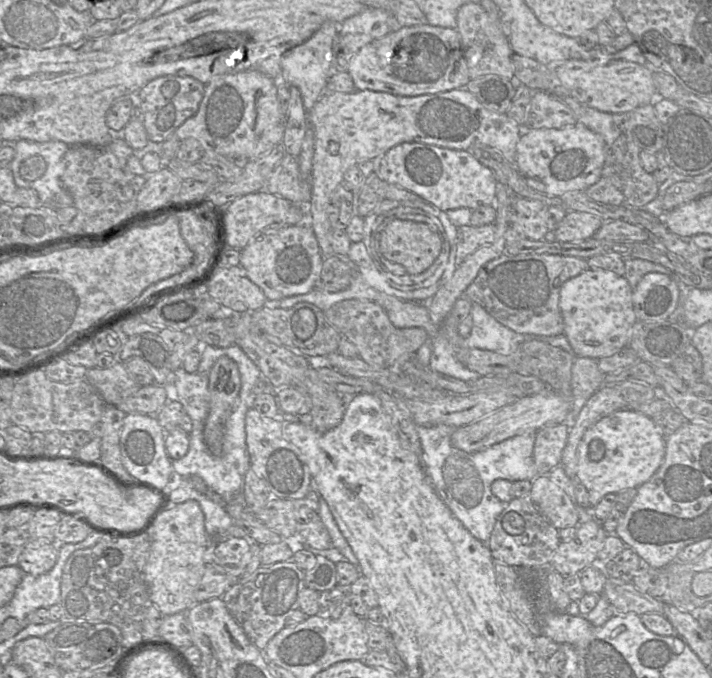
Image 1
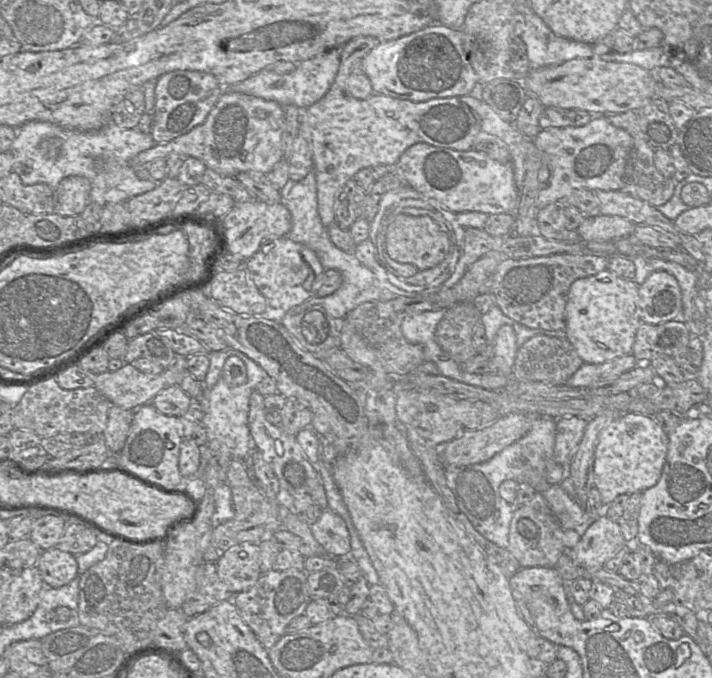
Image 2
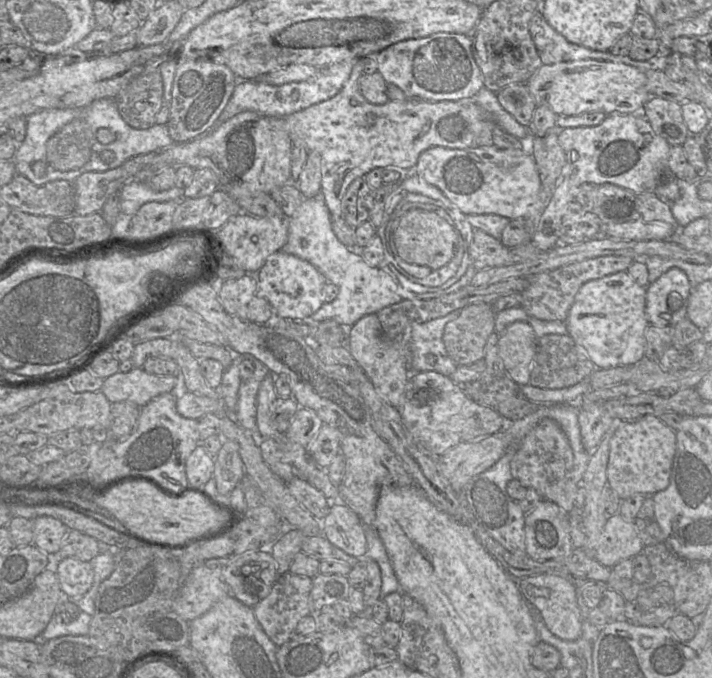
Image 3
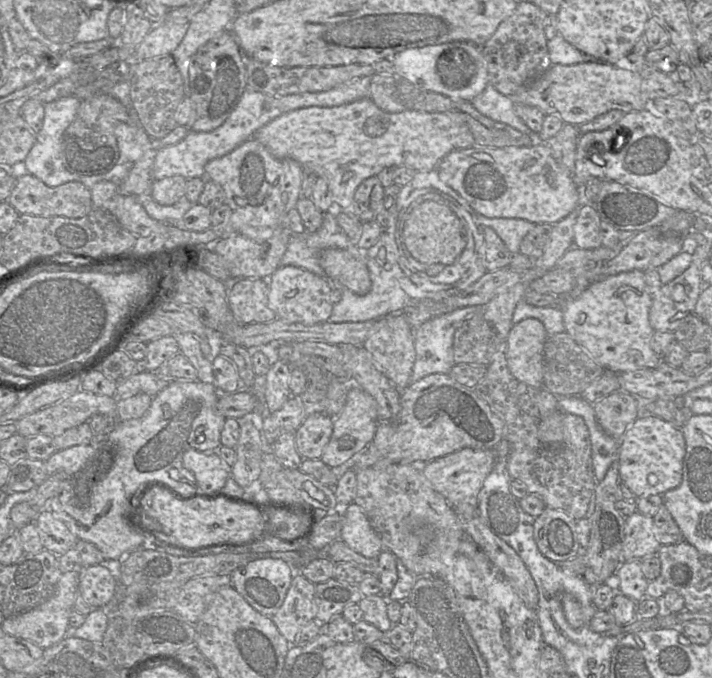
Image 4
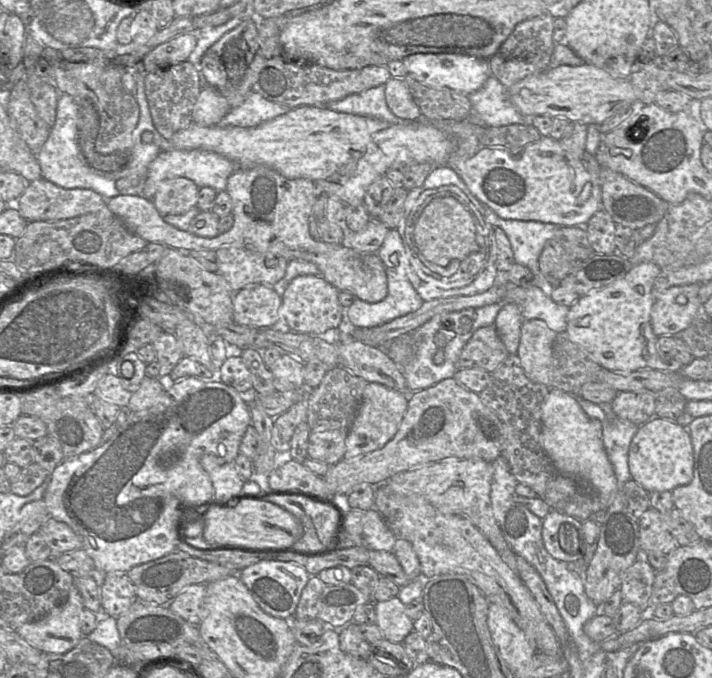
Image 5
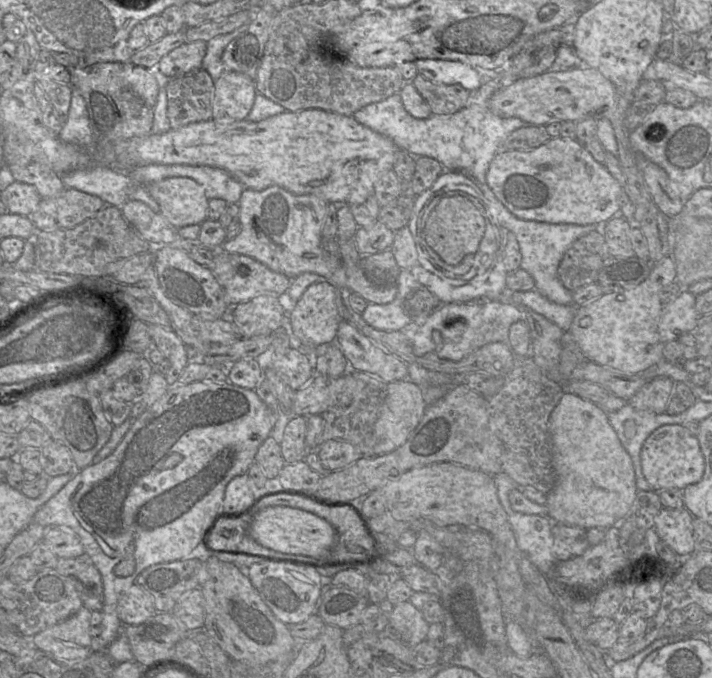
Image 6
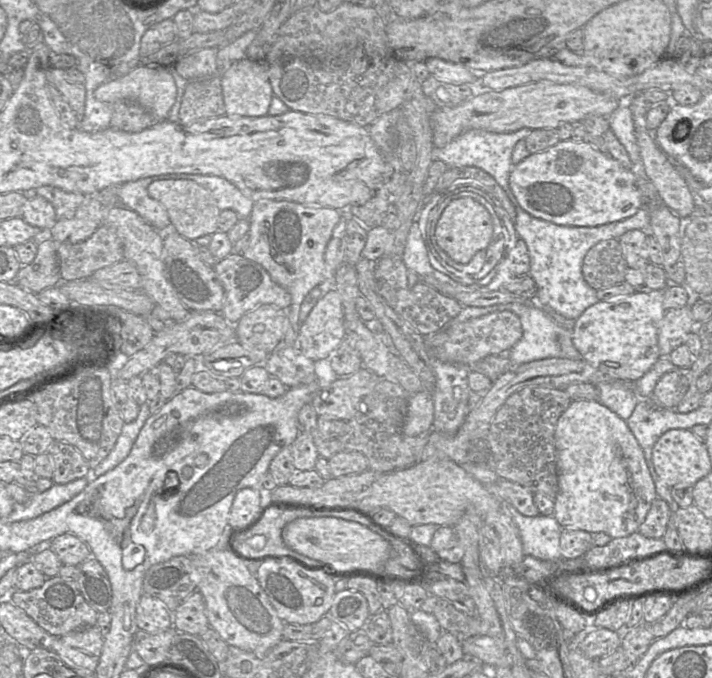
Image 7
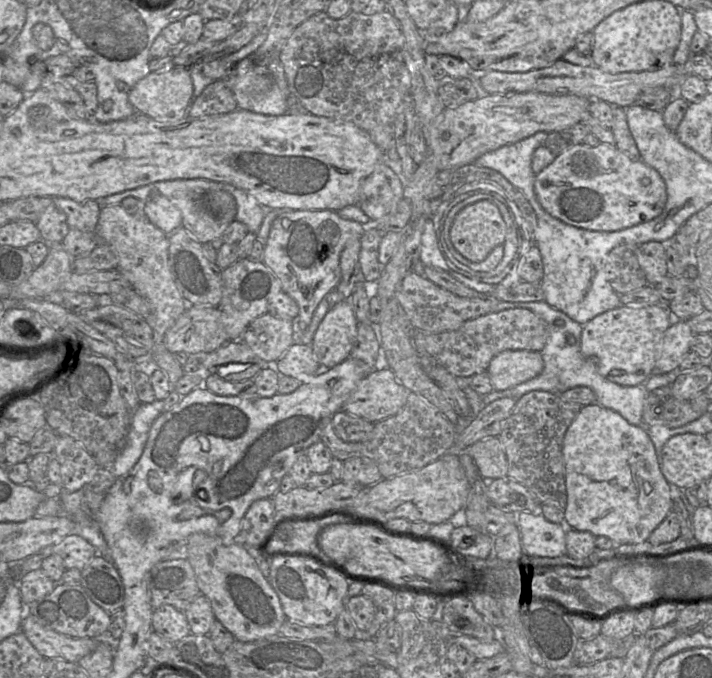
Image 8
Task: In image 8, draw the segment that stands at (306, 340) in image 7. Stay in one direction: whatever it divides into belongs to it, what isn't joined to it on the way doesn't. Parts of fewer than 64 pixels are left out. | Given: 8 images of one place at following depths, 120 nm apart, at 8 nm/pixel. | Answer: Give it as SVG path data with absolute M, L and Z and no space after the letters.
M341 301L319 324L311 347L320 366L332 368L348 358L357 339L359 322L352 305Z

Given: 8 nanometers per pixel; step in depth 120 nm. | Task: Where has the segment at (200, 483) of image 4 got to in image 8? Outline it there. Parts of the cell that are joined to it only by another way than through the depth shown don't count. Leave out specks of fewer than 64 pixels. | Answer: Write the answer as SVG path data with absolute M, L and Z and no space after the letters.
M271 499L256 500L247 510L241 523L240 535L247 545L258 548L260 554L269 551L269 545L279 526L275 522L275 508Z

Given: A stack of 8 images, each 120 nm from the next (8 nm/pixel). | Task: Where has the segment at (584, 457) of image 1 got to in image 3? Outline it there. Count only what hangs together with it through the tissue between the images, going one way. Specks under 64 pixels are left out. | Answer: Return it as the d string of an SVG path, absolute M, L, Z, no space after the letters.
M645 415L634 421L621 421L610 437L607 485L622 499L653 494L666 489L670 483L676 453L676 431L658 416Z

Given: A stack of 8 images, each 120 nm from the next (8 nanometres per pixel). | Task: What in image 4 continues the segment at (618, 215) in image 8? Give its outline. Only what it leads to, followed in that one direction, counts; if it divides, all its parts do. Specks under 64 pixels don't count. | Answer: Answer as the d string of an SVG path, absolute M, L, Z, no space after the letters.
M545 144L526 147L472 146L446 155L436 170L440 179L457 191L478 213L488 218L517 218L534 224L555 224L578 206L578 190L571 172L558 162Z

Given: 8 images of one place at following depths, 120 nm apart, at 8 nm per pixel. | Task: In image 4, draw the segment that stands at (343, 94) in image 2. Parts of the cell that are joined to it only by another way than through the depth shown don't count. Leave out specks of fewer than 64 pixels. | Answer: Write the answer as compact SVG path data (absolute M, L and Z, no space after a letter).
M370 98L333 107L312 106L280 115L258 129L252 136L279 159L292 159L316 176L323 177L332 194L332 208L350 210L357 187L367 178L377 176L387 167L407 167L415 171L436 169L450 152L475 146L468 124L454 113L429 113L406 109L399 113L381 110Z

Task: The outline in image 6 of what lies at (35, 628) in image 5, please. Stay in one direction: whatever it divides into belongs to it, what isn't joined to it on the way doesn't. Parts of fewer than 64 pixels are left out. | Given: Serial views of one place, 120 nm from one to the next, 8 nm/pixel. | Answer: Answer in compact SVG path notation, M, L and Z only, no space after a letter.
M82 606L74 615L31 637L40 650L66 660L81 660L95 650L95 640L89 633L92 612Z

